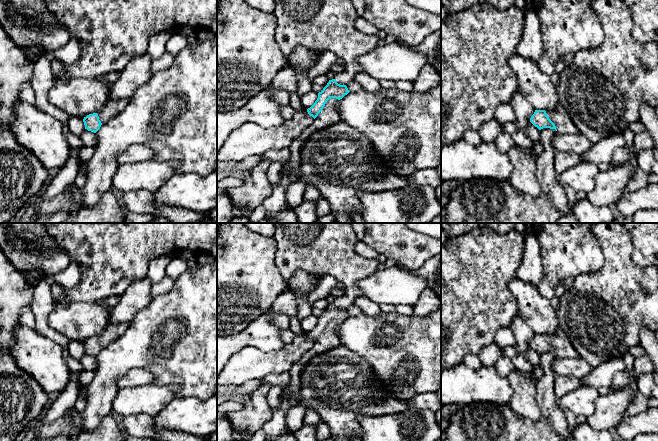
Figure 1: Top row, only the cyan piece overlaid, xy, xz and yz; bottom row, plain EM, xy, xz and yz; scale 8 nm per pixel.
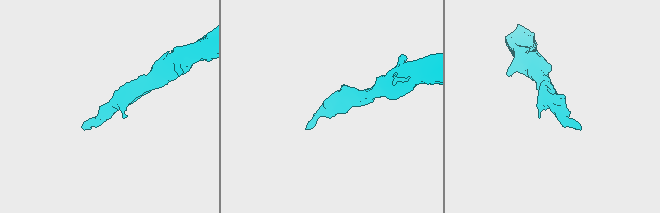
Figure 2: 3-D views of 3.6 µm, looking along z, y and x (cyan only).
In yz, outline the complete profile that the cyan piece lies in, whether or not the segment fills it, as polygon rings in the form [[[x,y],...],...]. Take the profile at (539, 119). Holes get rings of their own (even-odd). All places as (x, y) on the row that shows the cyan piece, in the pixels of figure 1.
[[[560,105],[552,111],[535,110],[530,122],[539,130],[550,128],[555,129],[559,134],[573,134],[576,132],[573,121]]]

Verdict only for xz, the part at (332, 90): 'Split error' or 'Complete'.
Split error

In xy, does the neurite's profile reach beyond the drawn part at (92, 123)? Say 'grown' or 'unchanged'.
grown

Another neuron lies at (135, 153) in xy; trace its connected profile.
[[[131,145],[122,151],[117,158],[118,164],[129,164],[140,161],[153,160],[154,151],[145,145]]]

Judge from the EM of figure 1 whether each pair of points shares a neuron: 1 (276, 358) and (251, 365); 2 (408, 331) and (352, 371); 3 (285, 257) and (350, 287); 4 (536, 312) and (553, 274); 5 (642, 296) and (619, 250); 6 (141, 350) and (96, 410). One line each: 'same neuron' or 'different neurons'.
1: same neuron
2: different neurons
3: same neuron
4: different neurons
5: same neuron
6: same neuron

